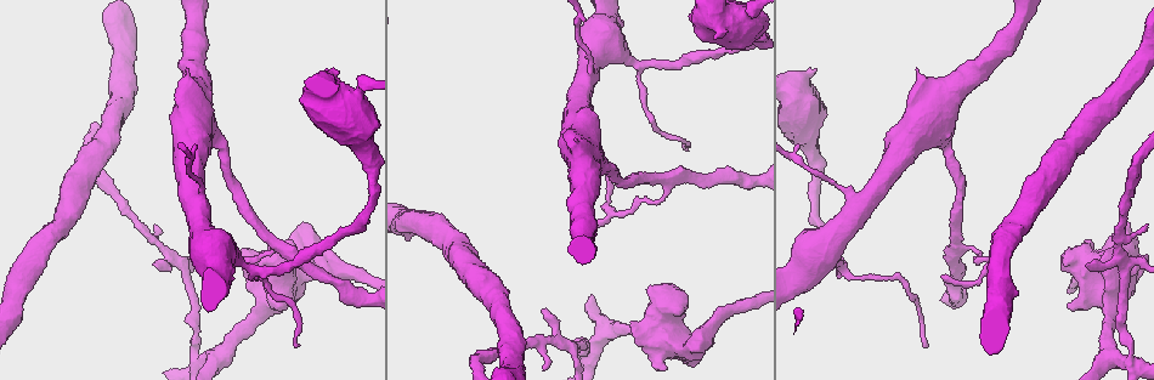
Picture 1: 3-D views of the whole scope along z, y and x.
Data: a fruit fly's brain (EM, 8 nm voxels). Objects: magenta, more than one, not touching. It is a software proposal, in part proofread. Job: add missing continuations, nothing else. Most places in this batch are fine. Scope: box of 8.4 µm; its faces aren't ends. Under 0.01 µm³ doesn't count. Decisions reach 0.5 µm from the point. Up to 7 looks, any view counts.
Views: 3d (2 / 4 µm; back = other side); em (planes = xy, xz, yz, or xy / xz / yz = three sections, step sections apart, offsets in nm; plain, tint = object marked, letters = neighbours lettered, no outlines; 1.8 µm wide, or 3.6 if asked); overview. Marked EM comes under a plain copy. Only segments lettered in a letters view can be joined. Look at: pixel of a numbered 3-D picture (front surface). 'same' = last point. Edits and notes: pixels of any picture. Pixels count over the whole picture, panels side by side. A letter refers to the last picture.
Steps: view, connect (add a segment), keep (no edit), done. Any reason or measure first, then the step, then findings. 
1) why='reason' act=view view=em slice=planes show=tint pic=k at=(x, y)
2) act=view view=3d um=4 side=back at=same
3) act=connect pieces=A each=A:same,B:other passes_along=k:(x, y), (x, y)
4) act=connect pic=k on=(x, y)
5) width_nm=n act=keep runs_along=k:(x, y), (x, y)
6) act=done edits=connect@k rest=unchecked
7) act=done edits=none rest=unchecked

why='free end' act=view view=3d um=2 pic=1 at=(152, 263)

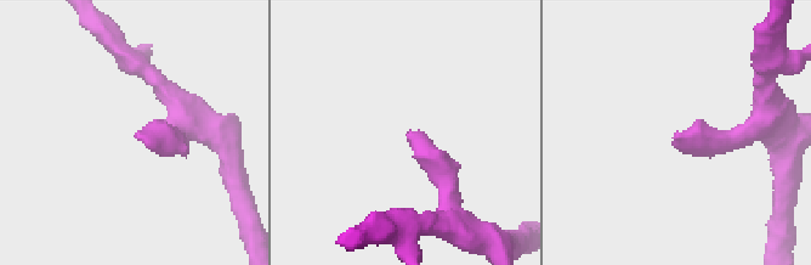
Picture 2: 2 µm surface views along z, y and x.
why='shape alone is not enough' act=view view=em slice=planes show=letters pic=2 at=(410, 134)

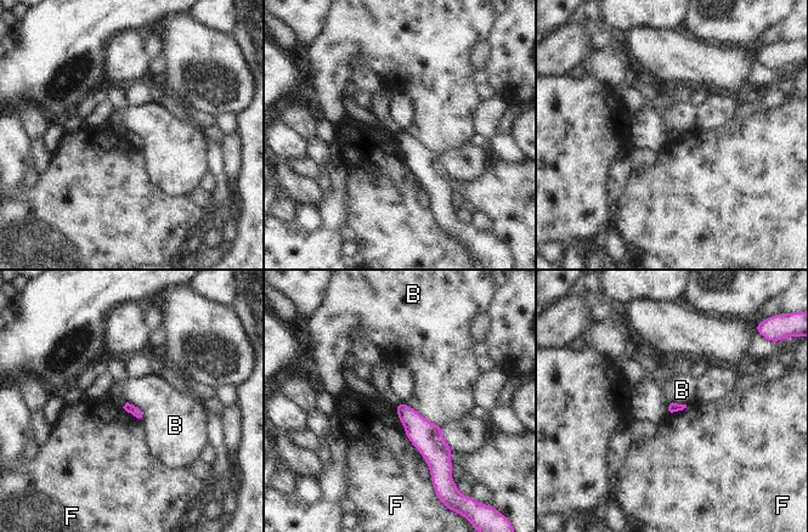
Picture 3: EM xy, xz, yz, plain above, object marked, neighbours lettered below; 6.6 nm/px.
longest_contact=B:300nm act=keep each=B:other,F:other border=3:(401, 402), (411, 406), (440, 426) found='none of them fits'

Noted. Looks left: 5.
why='thick end' act=view view=em slice=xy step=8 show=tint pic=1 at=(1068, 307)

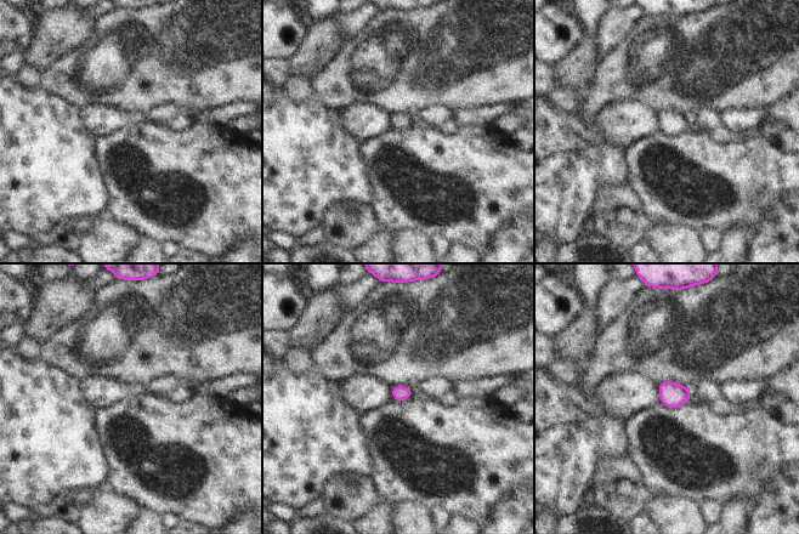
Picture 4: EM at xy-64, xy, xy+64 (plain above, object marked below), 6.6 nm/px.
act=view view=em slice=xy step=8 show=letters at=same

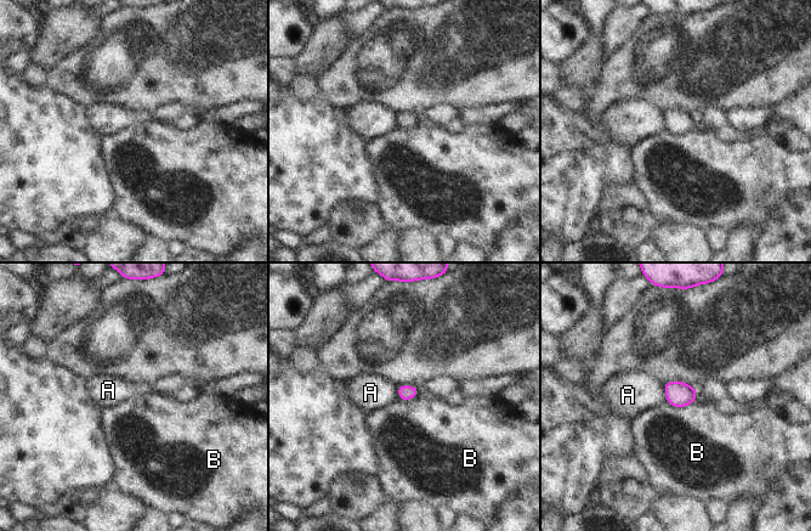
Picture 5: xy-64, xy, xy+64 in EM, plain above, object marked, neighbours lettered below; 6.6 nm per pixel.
longest_contact=B:200nm act=keep each=A:other,B:other found='none of them fits'

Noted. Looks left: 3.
why='sharp bend' act=view view=em slice=planes show=letters pic=1 at=(250, 274)

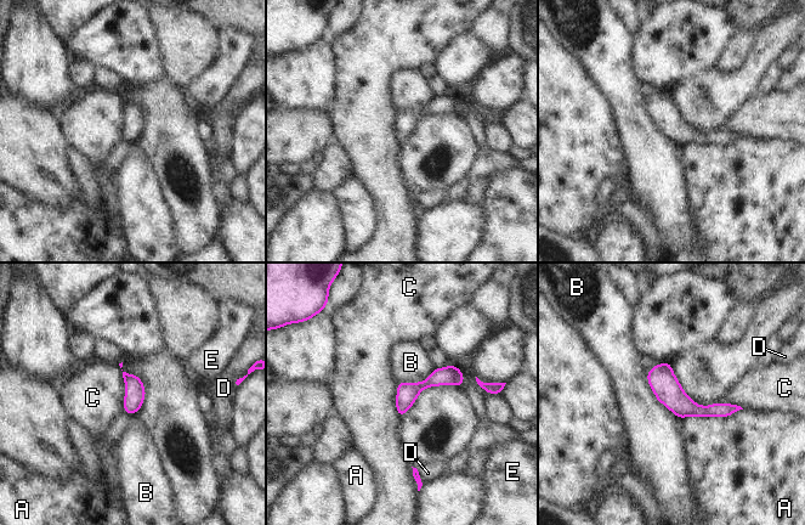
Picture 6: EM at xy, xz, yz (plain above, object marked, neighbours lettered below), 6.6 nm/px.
width_nm=140 act=keep each=A:other,B:other,C:other,D:other,E:other border=6:(118, 365), (124, 384), (124, 411) found='no lettered segment goes on from it'

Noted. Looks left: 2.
act=done edits=none rest=unchecked

